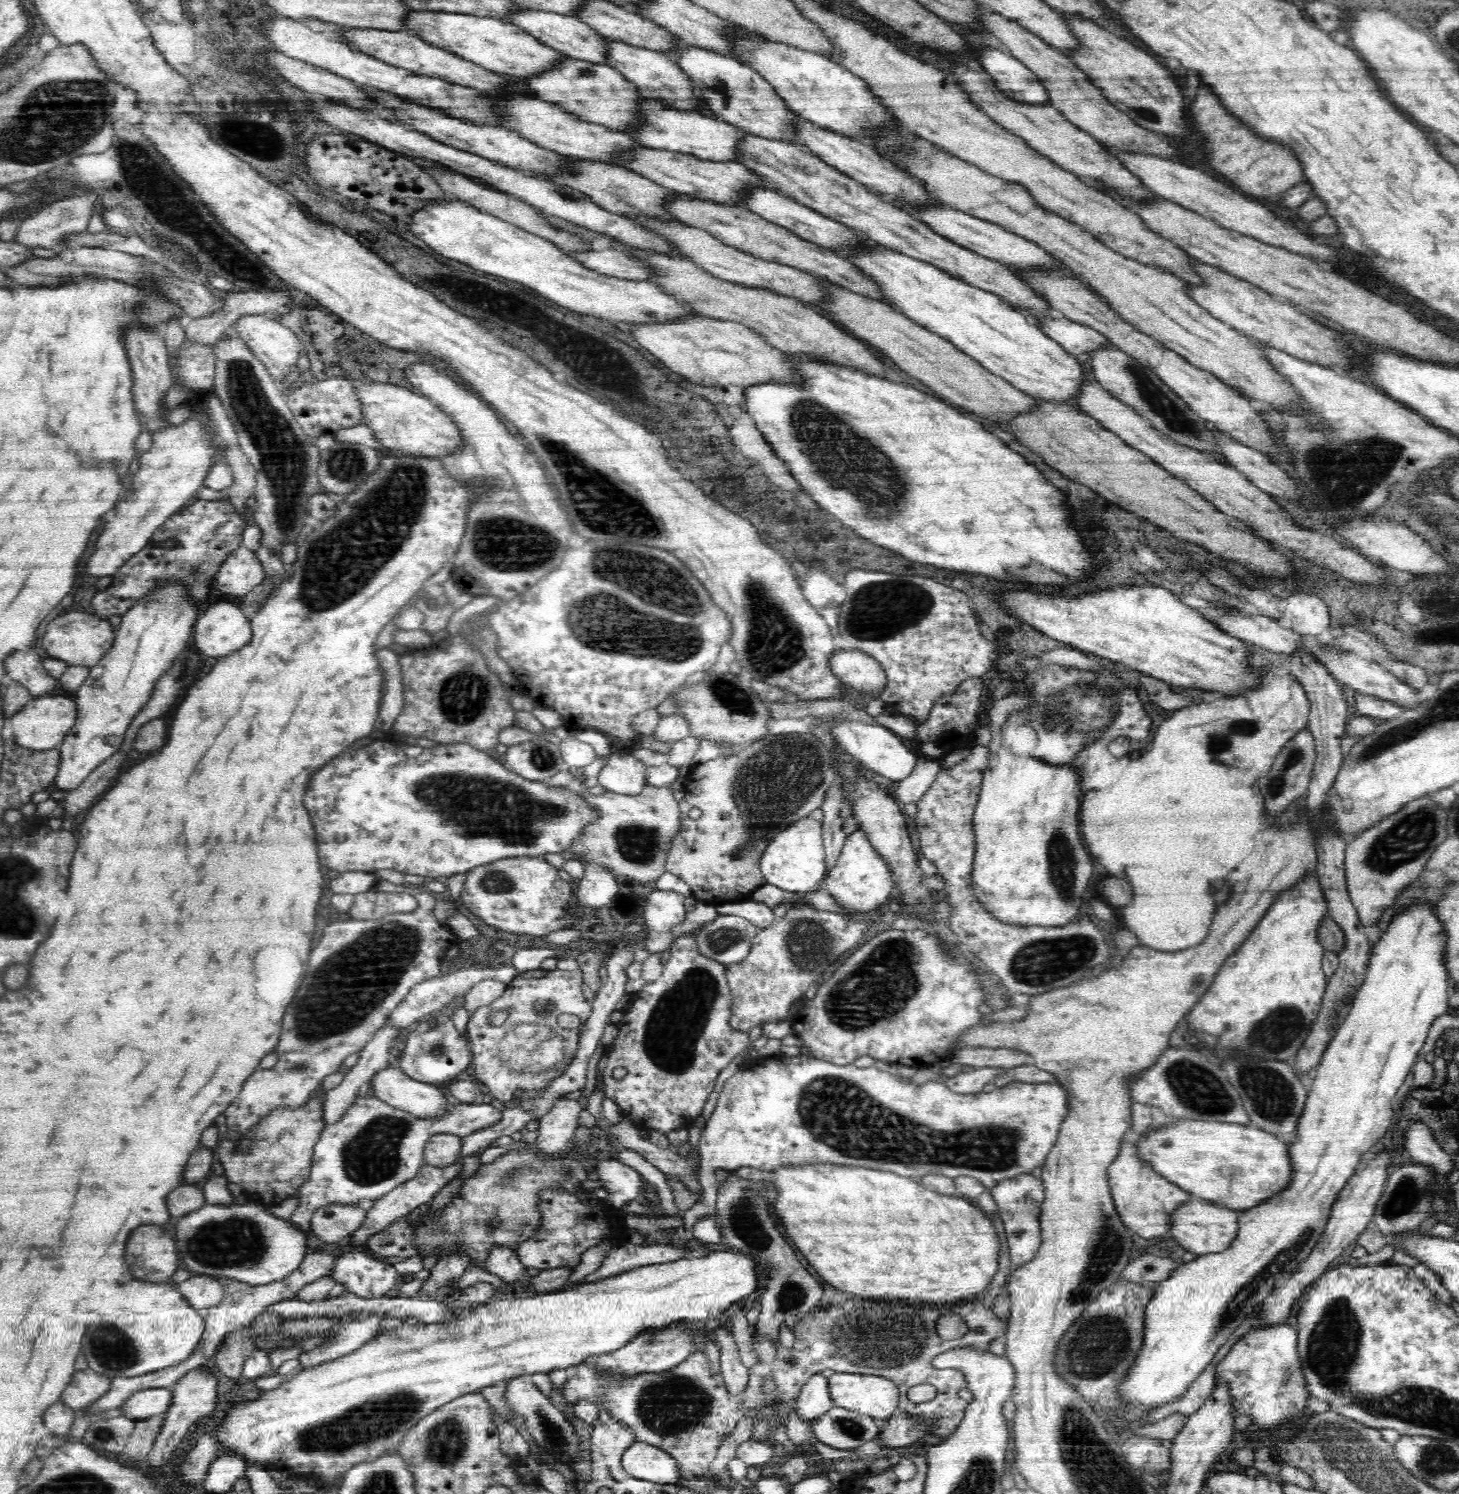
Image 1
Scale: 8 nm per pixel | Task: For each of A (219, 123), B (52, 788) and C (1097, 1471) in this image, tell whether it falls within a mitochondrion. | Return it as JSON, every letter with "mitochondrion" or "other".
{"A":"mitochondrion","B":"other","C":"mitochondrion"}

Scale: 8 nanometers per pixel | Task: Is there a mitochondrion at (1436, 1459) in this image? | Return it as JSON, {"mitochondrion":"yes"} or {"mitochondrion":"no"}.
{"mitochondrion":"yes"}

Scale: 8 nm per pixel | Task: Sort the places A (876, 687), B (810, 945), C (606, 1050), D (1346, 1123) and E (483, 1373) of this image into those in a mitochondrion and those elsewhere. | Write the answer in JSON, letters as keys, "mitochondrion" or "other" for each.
{"A":"other","B":"mitochondrion","C":"other","D":"other","E":"other"}

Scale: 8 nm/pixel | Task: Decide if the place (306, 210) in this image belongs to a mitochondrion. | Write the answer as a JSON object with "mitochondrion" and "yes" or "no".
{"mitochondrion":"no"}

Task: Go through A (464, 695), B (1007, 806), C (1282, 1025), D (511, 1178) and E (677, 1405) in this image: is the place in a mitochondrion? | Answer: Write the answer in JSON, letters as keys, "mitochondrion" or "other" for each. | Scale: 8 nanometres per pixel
{"A":"mitochondrion","B":"other","C":"mitochondrion","D":"mitochondrion","E":"mitochondrion"}

